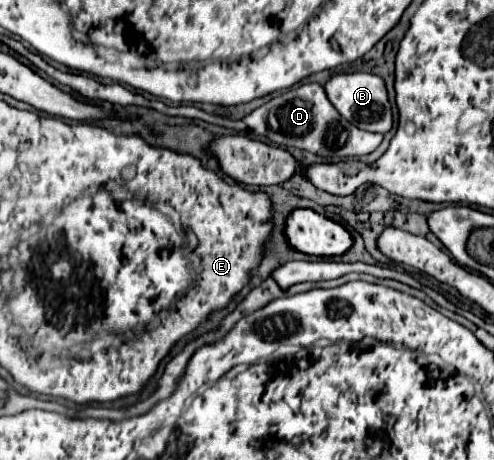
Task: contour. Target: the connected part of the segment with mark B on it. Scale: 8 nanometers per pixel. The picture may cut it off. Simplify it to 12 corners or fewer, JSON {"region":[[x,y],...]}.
{"region":[[361,71],[325,85],[341,117],[371,133],[391,131],[385,81]]}

